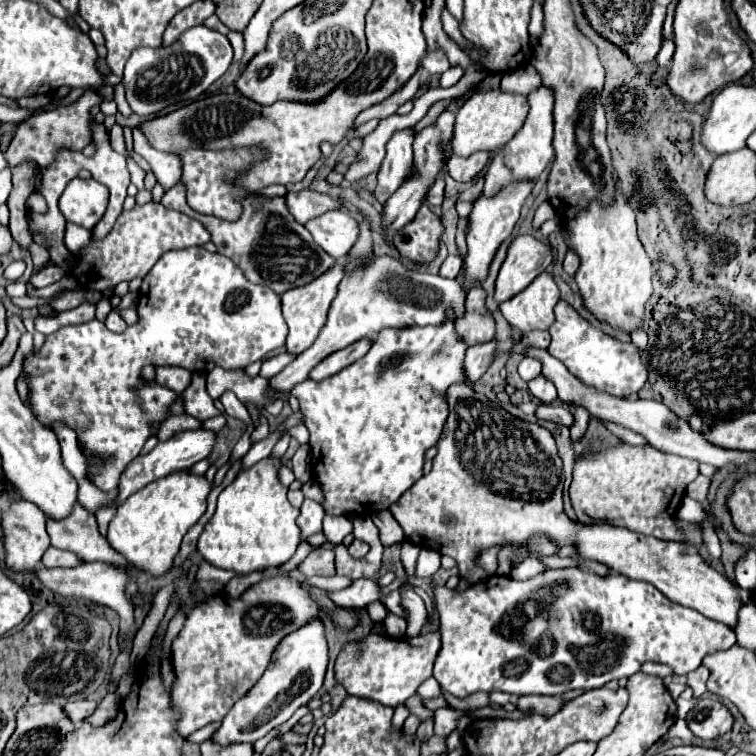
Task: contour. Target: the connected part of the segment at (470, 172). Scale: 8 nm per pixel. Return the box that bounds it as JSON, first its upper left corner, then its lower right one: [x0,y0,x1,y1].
[448,152,490,182]

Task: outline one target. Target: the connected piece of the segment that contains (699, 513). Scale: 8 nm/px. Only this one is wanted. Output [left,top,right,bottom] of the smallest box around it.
[676,496,706,522]

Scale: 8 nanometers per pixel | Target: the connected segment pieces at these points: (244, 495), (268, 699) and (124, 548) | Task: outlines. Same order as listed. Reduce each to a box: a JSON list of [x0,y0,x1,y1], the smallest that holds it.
[[198,458,302,574],[212,618,328,744],[108,472,210,578]]

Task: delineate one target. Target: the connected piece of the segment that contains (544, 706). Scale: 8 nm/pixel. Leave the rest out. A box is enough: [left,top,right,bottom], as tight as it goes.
[516,696,564,714]

